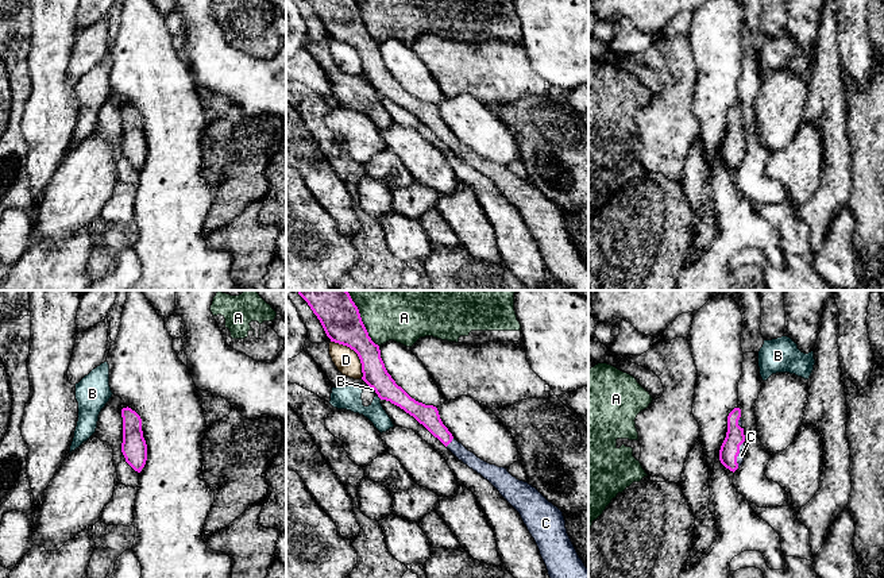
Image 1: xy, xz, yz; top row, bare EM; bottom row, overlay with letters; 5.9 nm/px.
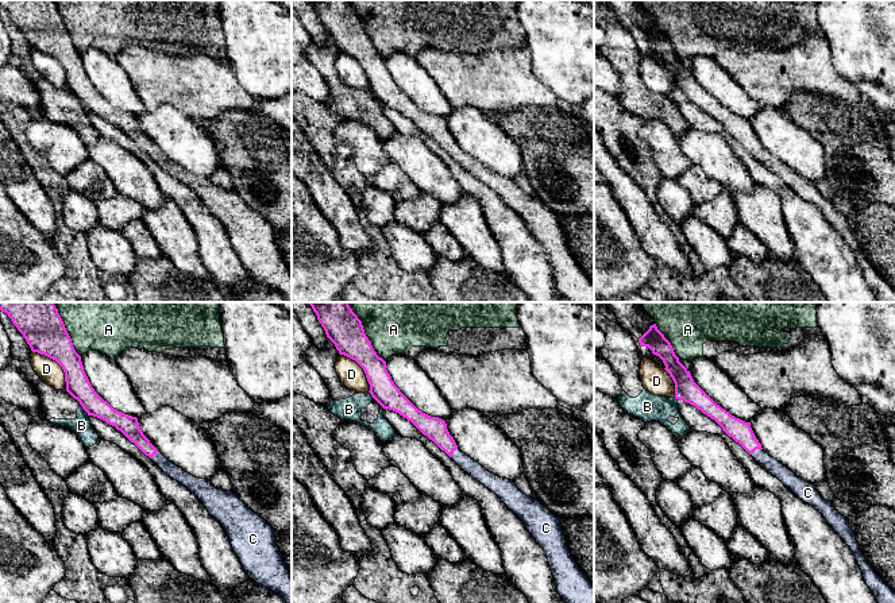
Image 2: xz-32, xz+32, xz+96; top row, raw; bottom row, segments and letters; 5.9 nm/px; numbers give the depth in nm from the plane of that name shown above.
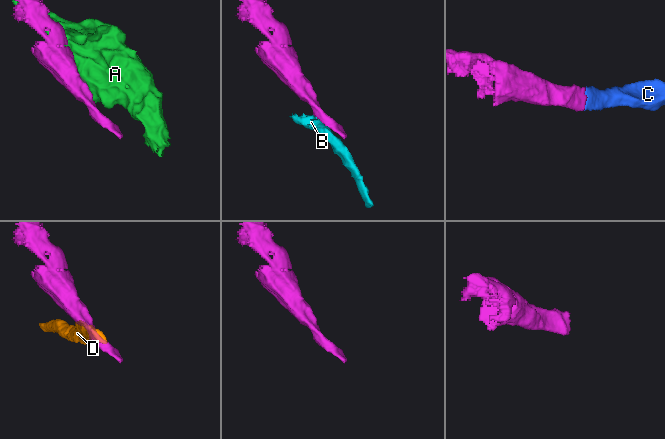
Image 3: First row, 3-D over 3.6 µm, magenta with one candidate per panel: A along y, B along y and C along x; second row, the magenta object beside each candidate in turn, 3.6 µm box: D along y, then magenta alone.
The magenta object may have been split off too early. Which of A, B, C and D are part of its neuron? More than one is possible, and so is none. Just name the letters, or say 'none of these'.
C

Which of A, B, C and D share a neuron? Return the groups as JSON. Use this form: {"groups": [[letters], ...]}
{"groups": [["A"], ["B"], ["C"], ["D"]]}

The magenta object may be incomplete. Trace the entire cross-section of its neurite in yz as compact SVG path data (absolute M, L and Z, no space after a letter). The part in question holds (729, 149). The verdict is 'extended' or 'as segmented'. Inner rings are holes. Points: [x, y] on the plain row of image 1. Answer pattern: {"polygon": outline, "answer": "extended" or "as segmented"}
{"polygon": "M734 105L727 113L727 130L719 147L721 161L730 169L736 169L745 155L745 132L741 107Z", "answer": "extended"}

